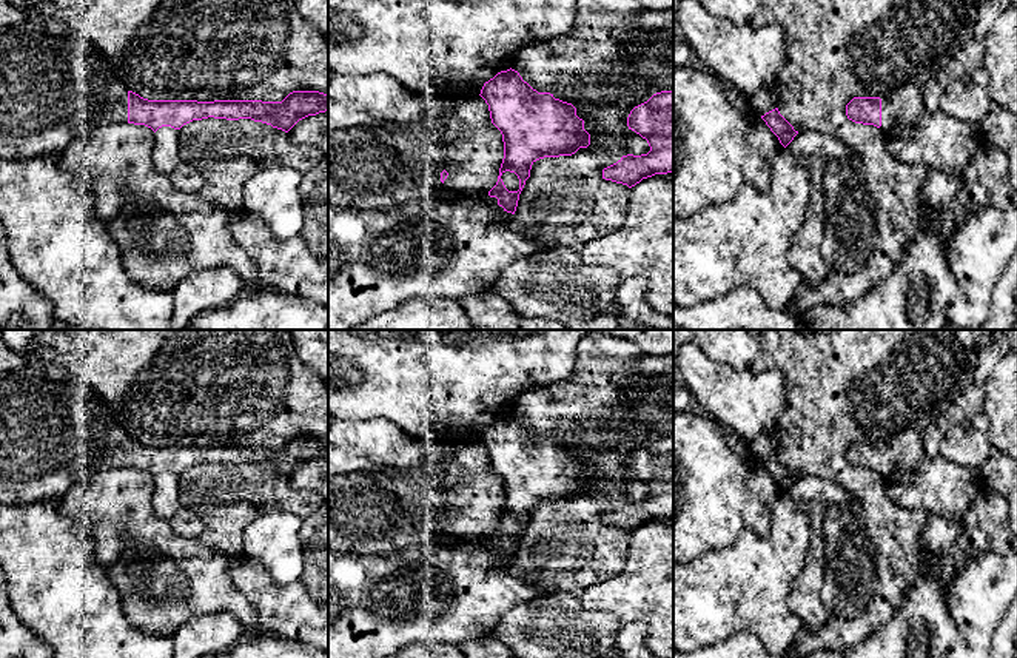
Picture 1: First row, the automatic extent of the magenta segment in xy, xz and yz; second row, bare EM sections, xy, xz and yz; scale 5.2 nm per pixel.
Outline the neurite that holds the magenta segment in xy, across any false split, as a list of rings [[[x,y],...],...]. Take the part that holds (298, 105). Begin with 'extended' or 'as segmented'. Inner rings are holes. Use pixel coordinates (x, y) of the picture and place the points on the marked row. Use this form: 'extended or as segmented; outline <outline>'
extended; outline [[[23,26],[0,29],[0,159],[12,160],[59,154],[74,139],[112,123],[145,125],[156,133],[162,126],[180,129],[193,120],[208,117],[227,120],[251,119],[288,133],[299,120],[325,111],[328,111],[328,94],[319,91],[293,91],[282,102],[148,100],[128,91],[109,68],[105,55],[83,37],[46,28],[37,32],[29,32]]]

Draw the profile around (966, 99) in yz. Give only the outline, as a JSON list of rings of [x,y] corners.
[[[980,66],[960,80],[946,80],[940,109],[966,123],[980,125],[992,106],[989,76]]]

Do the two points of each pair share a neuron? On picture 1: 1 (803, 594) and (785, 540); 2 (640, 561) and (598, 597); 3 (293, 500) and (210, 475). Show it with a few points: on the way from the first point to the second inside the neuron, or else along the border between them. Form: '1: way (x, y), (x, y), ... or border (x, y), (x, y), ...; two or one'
1: border (811, 543), (788, 601), (797, 614); two
2: way (632, 572), (609, 595); one
3: way (273, 492), (230, 492); one

